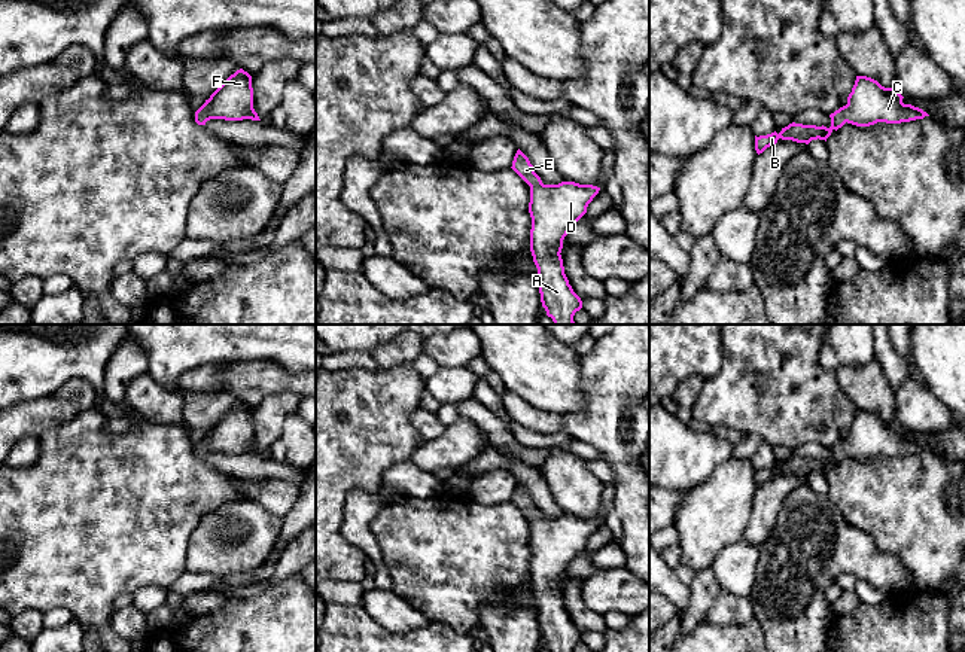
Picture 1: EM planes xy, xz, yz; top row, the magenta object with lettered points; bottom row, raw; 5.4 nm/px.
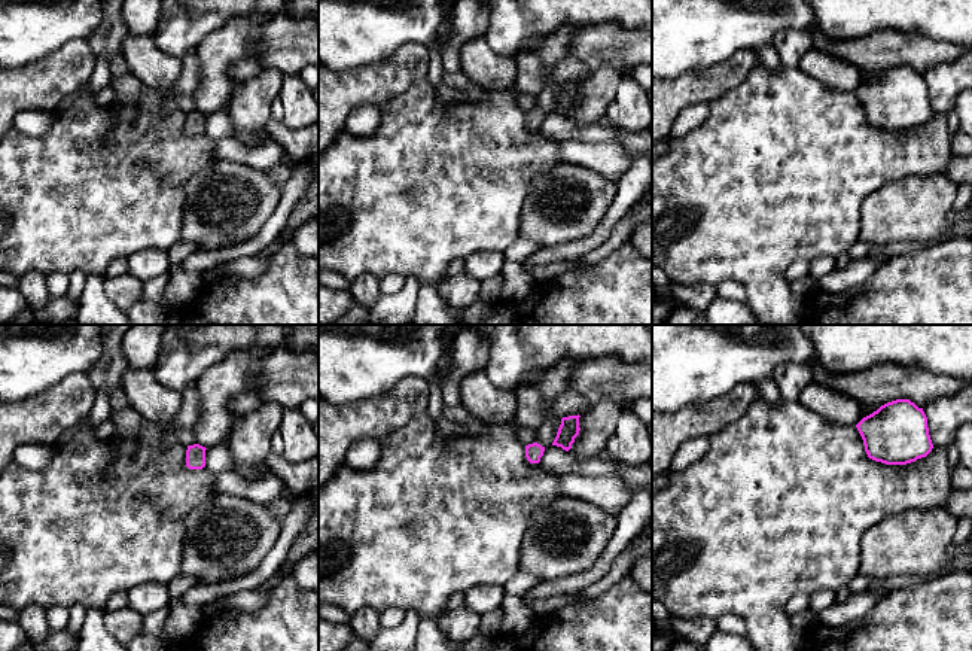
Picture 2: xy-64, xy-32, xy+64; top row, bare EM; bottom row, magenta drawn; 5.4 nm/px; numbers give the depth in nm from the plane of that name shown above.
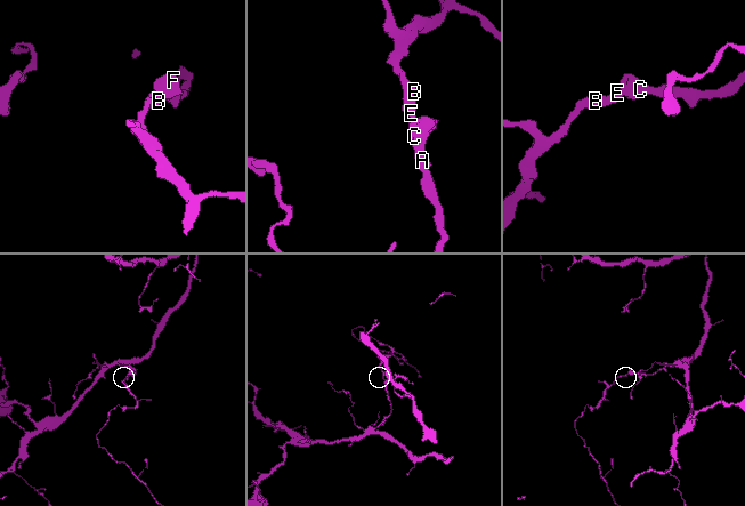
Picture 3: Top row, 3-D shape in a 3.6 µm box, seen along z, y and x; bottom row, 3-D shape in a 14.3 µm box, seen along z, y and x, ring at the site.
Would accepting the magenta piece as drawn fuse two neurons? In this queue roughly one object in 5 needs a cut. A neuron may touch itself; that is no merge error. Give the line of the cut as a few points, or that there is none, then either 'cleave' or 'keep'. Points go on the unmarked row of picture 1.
cut none; keep

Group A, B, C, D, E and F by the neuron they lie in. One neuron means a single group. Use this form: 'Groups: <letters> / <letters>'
Groups: A B C D E F

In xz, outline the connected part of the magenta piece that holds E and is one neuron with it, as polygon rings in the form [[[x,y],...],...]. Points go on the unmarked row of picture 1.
[[[520,482],[514,490],[511,502],[530,520],[530,585],[538,601],[538,621],[542,640],[551,652],[573,652],[575,646],[582,642],[582,634],[569,618],[560,587],[569,563],[587,546],[588,537],[599,527],[600,521],[575,515],[544,518],[529,491]]]

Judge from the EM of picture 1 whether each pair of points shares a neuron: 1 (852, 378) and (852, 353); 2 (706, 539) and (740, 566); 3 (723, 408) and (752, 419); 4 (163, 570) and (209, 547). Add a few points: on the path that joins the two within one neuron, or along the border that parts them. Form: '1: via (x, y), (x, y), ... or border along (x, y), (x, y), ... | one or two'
1: border along (873, 358), (865, 363), (842, 365), (834, 371) | two
2: border along (742, 539), (727, 545), (709, 567) | two
3: via (730, 408), (742, 408), (745, 411) | one
4: border along (197, 526), (189, 538), (185, 569) | two

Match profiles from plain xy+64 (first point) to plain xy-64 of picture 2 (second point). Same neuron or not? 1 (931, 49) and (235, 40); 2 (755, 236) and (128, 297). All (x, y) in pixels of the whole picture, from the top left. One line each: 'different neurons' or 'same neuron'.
1: different neurons
2: different neurons

